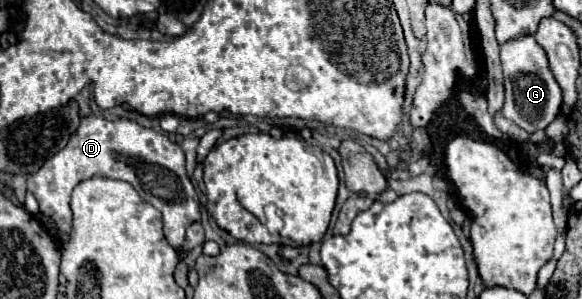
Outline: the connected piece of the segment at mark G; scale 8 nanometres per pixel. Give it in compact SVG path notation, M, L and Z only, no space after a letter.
M533 36L513 38L501 44L501 64L505 76L505 104L501 110L503 116L527 132L547 128L559 114L561 88L547 66L545 50L535 42Z

